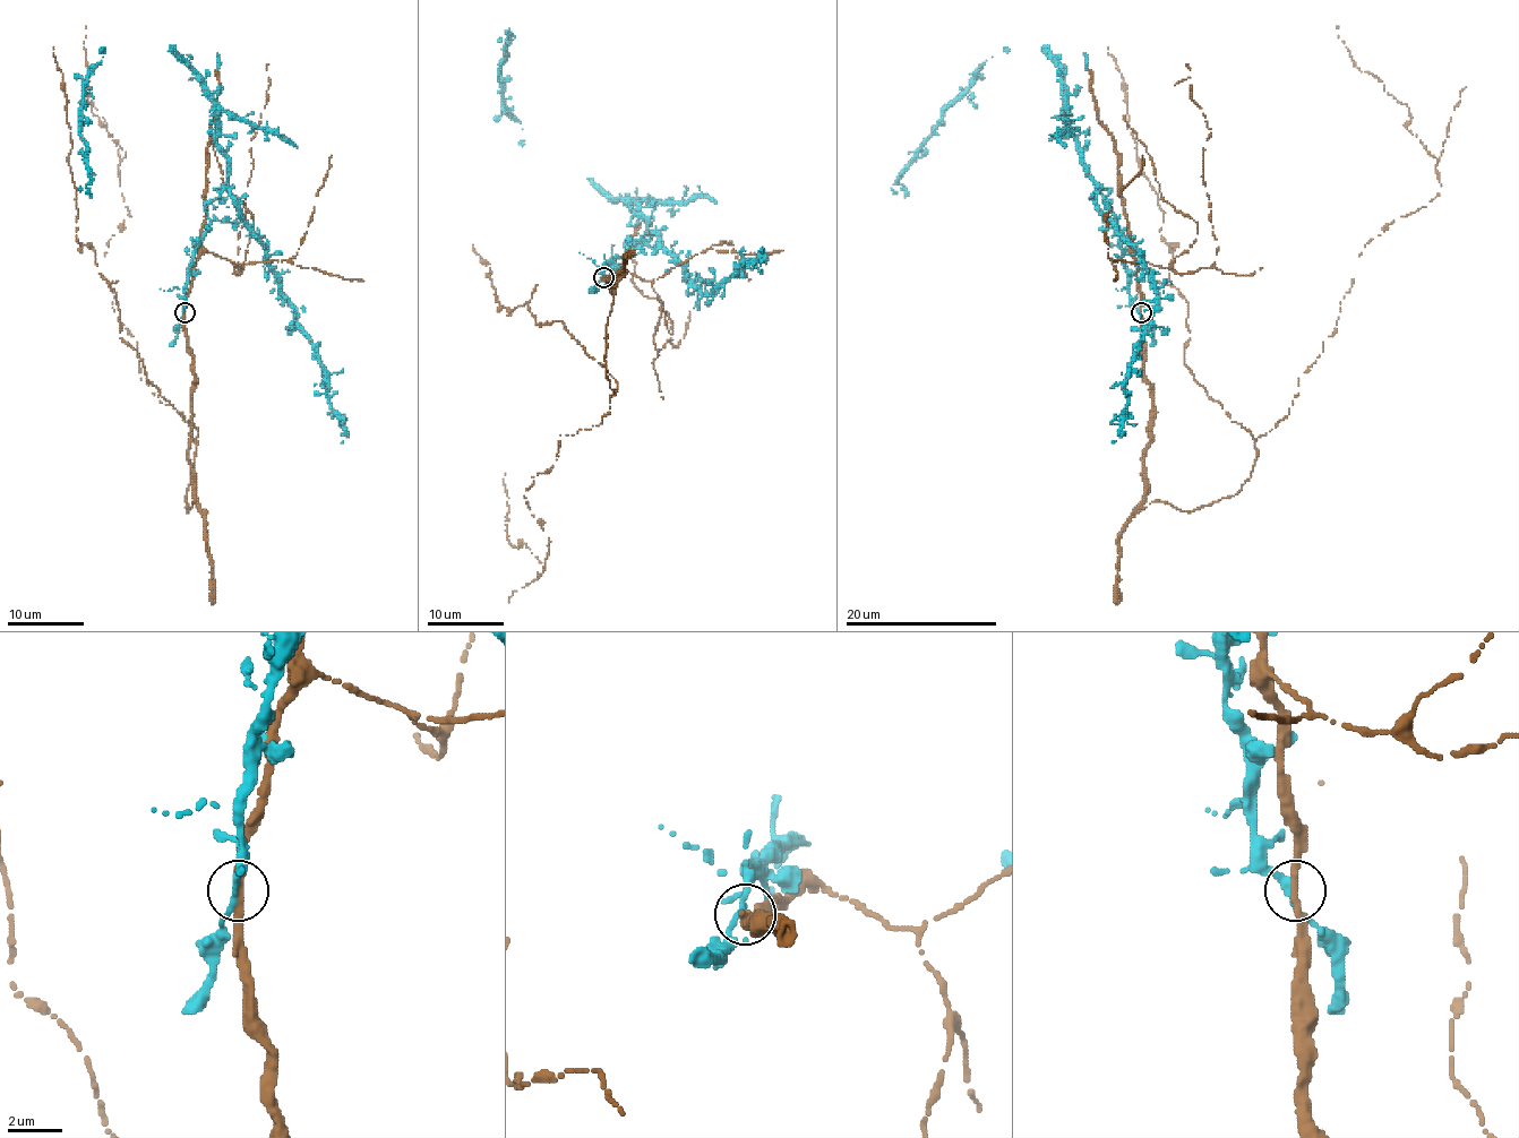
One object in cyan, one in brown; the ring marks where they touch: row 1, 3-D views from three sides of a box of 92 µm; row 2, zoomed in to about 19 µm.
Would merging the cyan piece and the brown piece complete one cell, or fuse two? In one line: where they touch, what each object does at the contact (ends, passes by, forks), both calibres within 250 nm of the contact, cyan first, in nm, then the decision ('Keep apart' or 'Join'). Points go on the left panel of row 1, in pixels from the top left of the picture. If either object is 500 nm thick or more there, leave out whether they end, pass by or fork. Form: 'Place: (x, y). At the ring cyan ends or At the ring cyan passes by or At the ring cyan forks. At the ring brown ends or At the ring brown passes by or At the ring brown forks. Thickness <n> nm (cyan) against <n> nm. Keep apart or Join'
Place: (185, 312). At the ring cyan passes by. At the ring brown passes by. Thickness 240 nm (cyan) against 320 nm. Join

